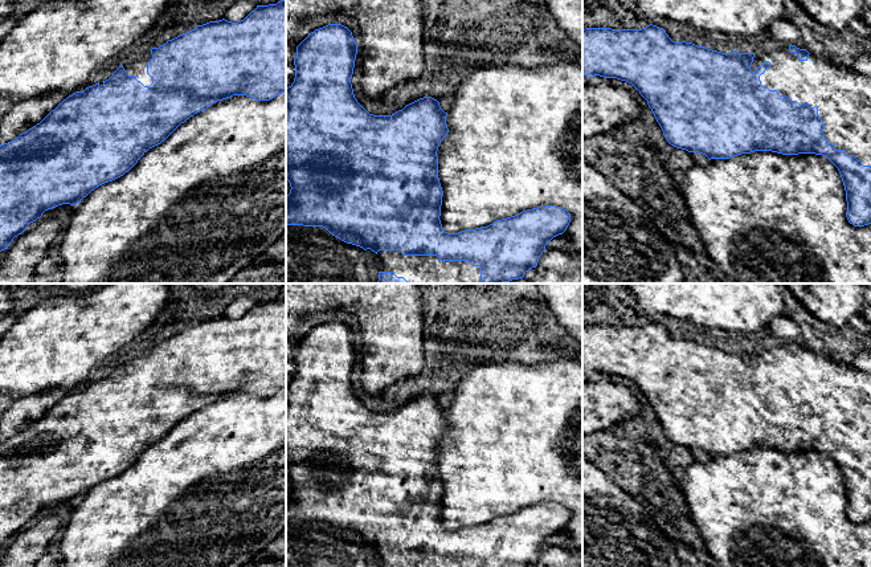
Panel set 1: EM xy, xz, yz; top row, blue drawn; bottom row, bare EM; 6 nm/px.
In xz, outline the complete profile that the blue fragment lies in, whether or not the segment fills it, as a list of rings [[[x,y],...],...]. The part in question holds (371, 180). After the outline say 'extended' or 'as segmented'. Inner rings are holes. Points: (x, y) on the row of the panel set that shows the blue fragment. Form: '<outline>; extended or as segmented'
[[[328,24],[315,29],[297,46],[297,56],[294,58],[295,78],[286,89],[286,179],[291,187],[290,193],[286,196],[286,225],[323,227],[332,236],[347,244],[360,246],[364,250],[371,249],[377,254],[380,261],[377,284],[503,284],[523,278],[529,269],[537,266],[545,245],[553,237],[567,231],[571,223],[571,213],[561,207],[545,205],[496,220],[487,227],[466,229],[458,233],[445,232],[439,220],[443,191],[438,179],[437,151],[449,132],[446,125],[447,113],[441,109],[437,99],[424,97],[392,115],[369,114],[355,98],[351,83],[356,54],[357,45],[352,32],[342,24]]]; extended

